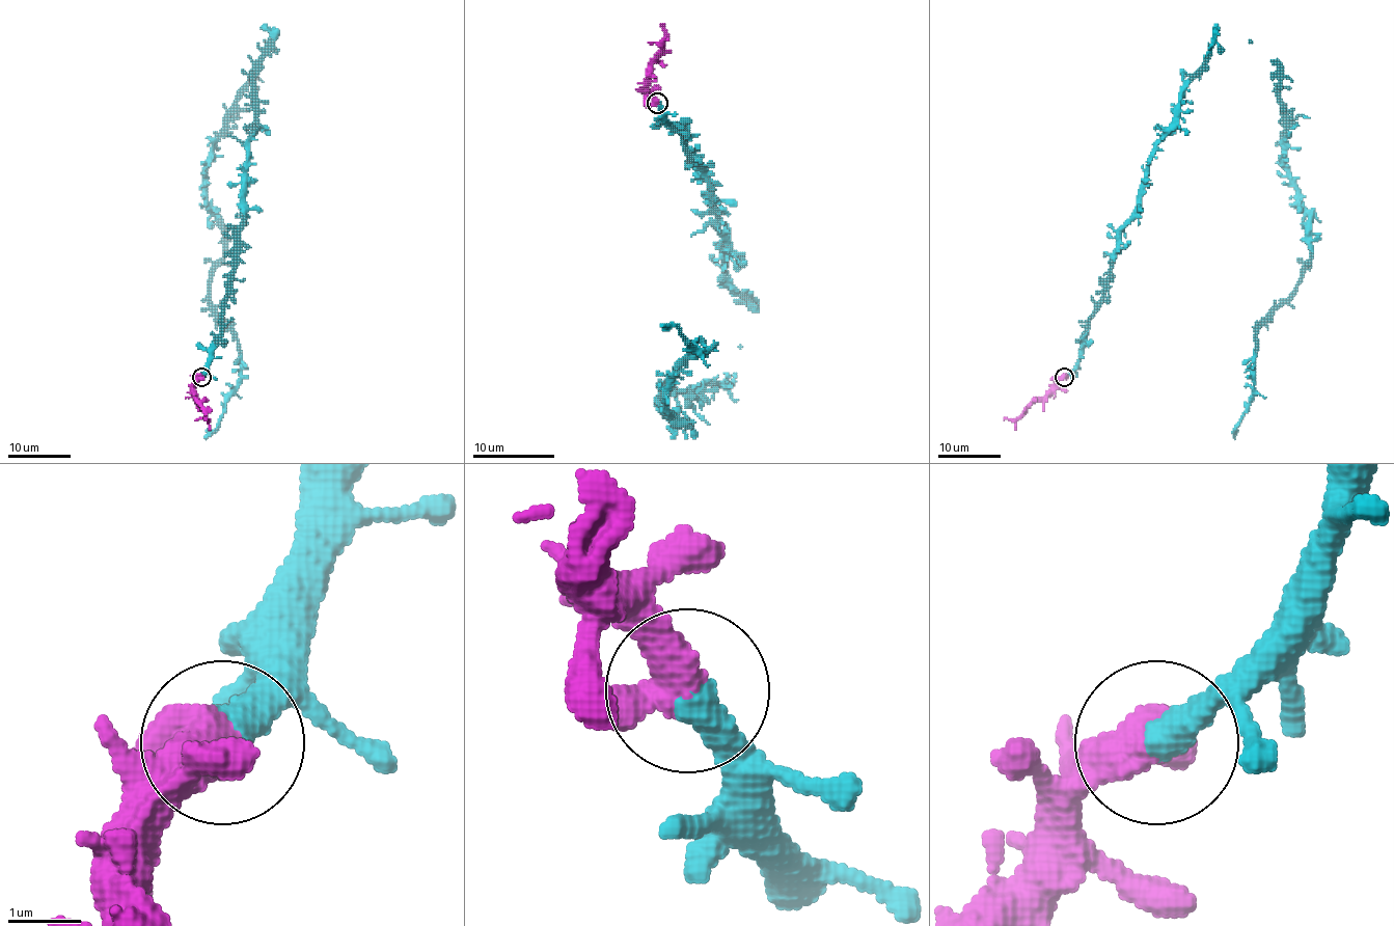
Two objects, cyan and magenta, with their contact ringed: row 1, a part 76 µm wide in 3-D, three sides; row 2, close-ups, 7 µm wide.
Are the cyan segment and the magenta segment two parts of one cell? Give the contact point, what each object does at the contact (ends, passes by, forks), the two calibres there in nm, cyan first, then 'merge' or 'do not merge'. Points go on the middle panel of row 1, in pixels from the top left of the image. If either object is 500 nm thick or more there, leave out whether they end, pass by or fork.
(657, 103) | cyan ends | magenta passes by | 480/480 nm | merge

